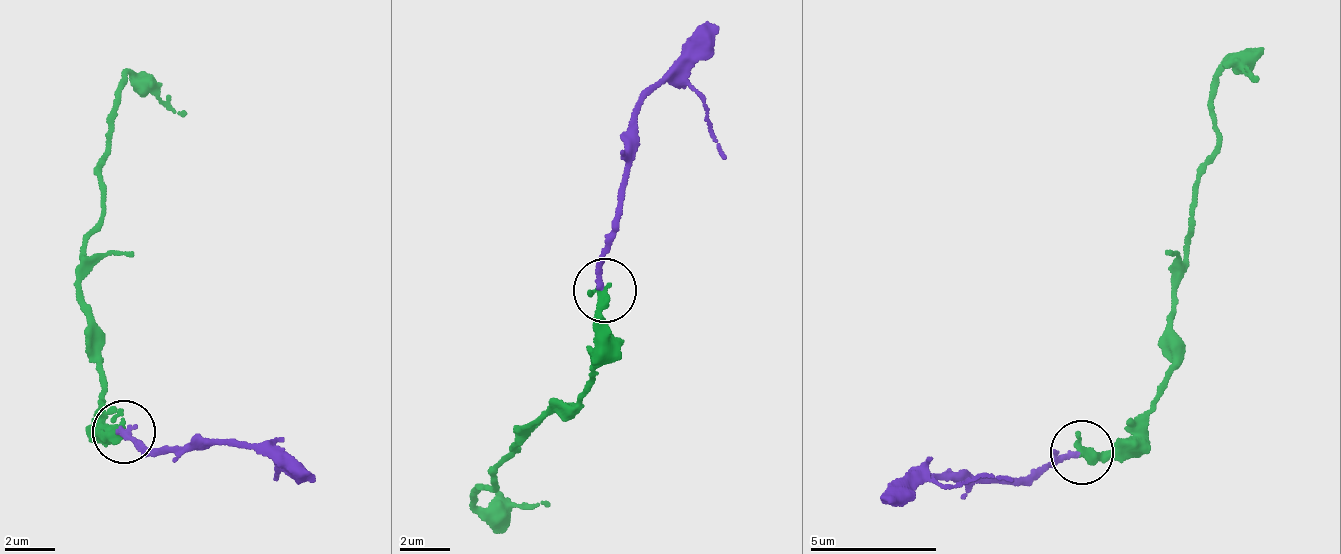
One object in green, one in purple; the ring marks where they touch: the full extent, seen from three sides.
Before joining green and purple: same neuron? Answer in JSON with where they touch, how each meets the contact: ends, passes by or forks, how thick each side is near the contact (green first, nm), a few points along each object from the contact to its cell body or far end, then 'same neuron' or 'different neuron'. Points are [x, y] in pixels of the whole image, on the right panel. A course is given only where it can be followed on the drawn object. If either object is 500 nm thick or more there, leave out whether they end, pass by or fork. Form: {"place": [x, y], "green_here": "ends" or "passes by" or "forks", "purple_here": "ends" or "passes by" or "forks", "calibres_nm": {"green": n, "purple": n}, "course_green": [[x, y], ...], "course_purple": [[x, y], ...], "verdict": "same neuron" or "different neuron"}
{"place": [1081, 452], "green_here": "ends", "purple_here": "ends", "calibres_nm": {"green": 380, "purple": 200}, "course_green": [[1082, 451], [1104, 454], [1174, 366], [1174, 265], [1217, 148], [1215, 84], [1232, 55], [1260, 74]], "course_purple": [[1082, 451], [1015, 479], [929, 473], [917, 475], [926, 471], [952, 487], [980, 475], [1014, 482]], "verdict": "same neuron"}

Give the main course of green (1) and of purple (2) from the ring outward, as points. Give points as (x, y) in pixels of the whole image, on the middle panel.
1: (602, 292), (574, 406), (511, 433), (514, 453), (490, 470), (495, 486), (470, 494), (481, 508), (546, 508)
2: (602, 292), (621, 210), (629, 111), (663, 81), (680, 84), (705, 100), (710, 129), (725, 160)

